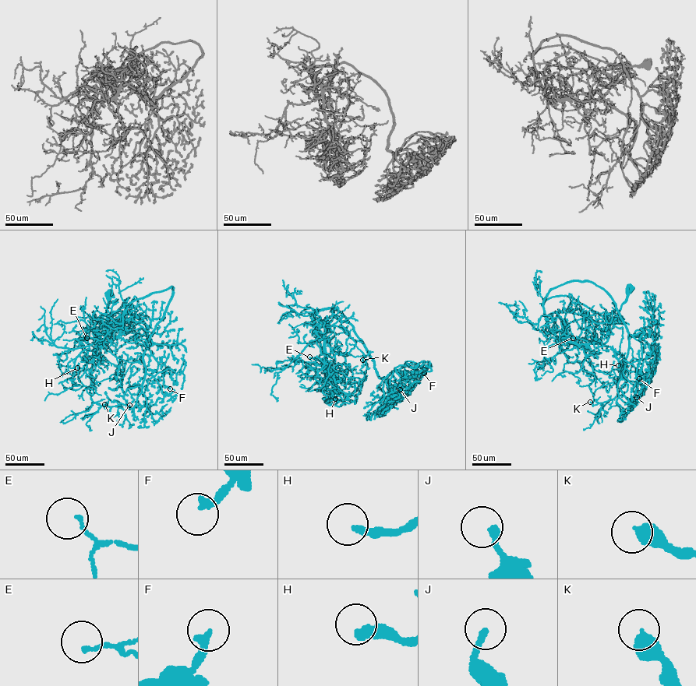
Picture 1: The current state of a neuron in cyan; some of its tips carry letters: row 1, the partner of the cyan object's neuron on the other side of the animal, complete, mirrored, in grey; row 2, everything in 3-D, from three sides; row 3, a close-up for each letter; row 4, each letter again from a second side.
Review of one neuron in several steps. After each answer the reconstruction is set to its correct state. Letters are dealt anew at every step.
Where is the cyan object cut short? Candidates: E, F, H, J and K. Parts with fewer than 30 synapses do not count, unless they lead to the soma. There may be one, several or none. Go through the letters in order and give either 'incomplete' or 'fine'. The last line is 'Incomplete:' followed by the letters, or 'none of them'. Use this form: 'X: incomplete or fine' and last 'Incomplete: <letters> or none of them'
E: fine
F: fine
H: fine
J: fine
K: fine
Incomplete: none of them

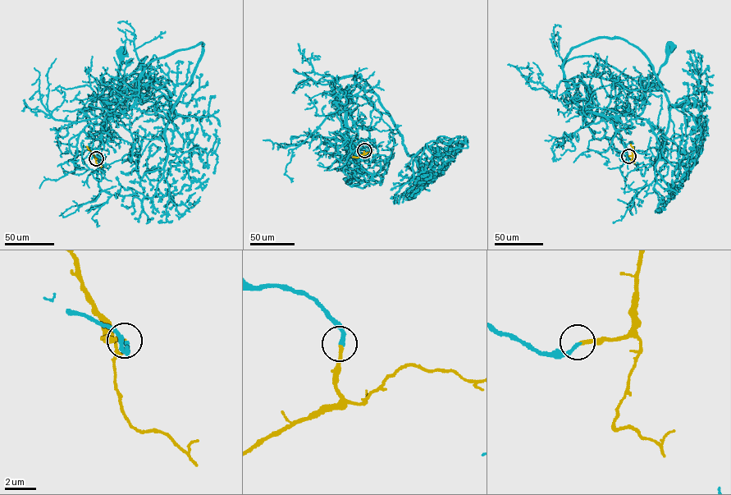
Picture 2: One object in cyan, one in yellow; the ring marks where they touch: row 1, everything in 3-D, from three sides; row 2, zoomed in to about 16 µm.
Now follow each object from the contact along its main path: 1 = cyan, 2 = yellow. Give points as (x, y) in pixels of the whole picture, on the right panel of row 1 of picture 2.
1: (628, 156), (612, 143), (619, 116), (641, 112), (643, 88), (671, 47)
2: (628, 156), (632, 155), (633, 148), (630, 144)

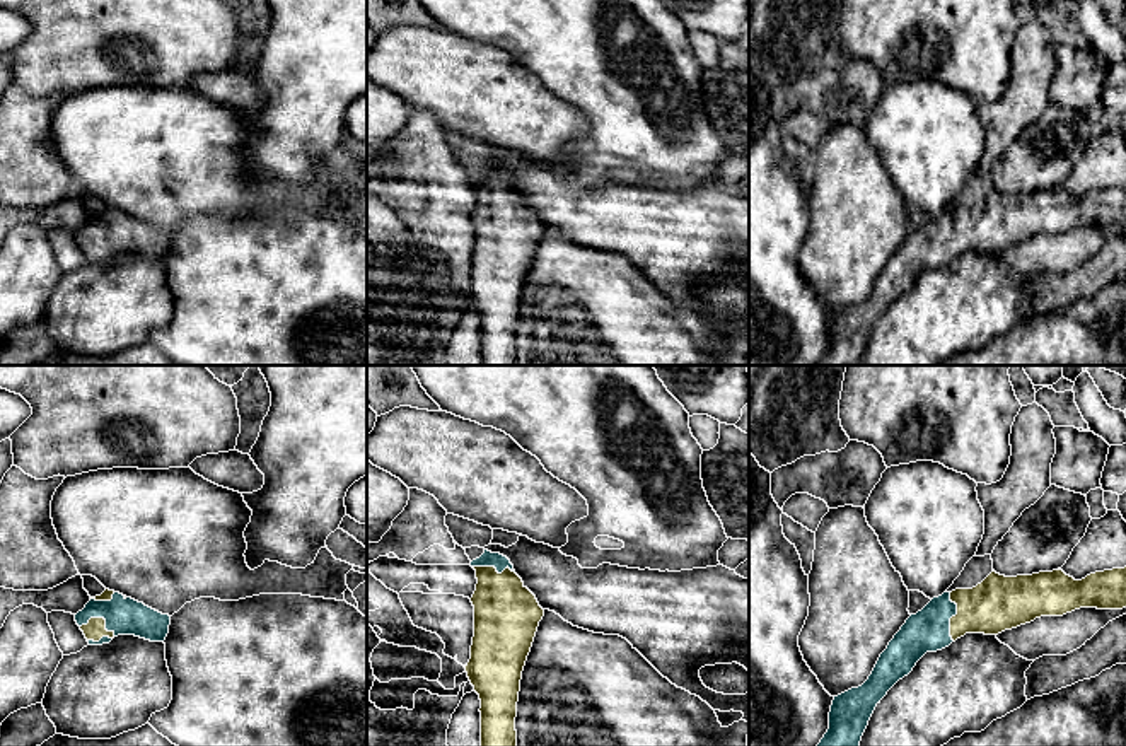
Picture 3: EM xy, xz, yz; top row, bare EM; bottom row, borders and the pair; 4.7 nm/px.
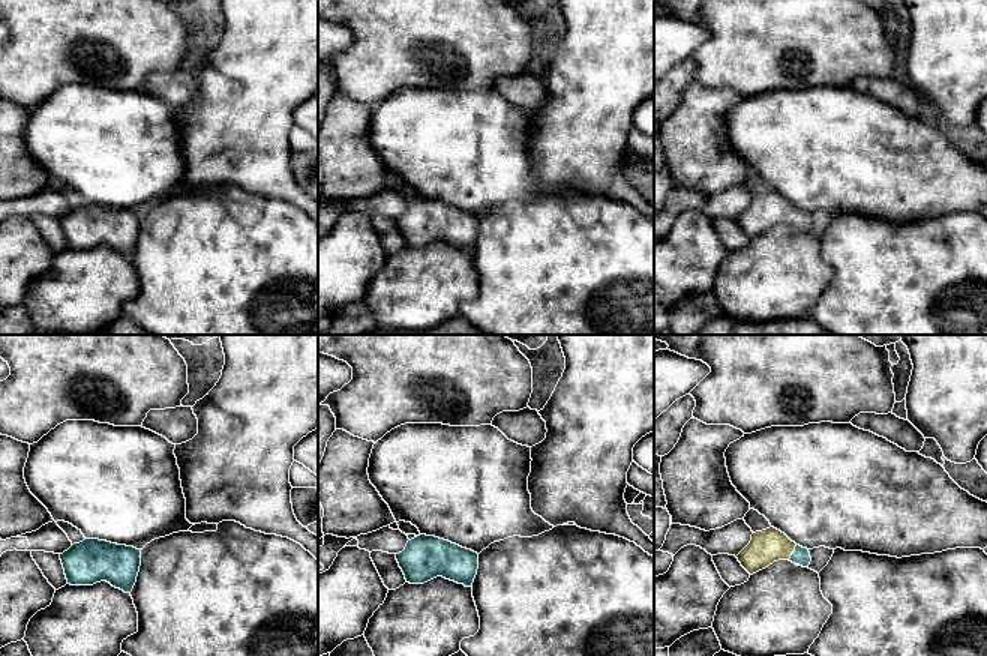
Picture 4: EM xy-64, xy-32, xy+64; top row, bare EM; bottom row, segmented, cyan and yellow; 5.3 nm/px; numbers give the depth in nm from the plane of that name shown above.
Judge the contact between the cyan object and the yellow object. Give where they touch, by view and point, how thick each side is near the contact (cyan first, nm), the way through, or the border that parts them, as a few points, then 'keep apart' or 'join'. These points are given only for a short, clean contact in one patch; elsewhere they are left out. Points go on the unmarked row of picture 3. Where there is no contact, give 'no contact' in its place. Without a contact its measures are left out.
xy (101, 234) | 180/100 nm | across xy (125, 234), (101, 234), (94, 248) | join

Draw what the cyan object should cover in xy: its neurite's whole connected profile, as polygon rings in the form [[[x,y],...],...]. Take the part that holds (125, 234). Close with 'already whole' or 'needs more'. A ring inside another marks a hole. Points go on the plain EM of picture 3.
[[[106,207],[90,215],[75,239],[89,263],[109,261],[118,253],[135,253],[150,259],[164,259],[169,251],[171,234],[143,220]]]; needs more

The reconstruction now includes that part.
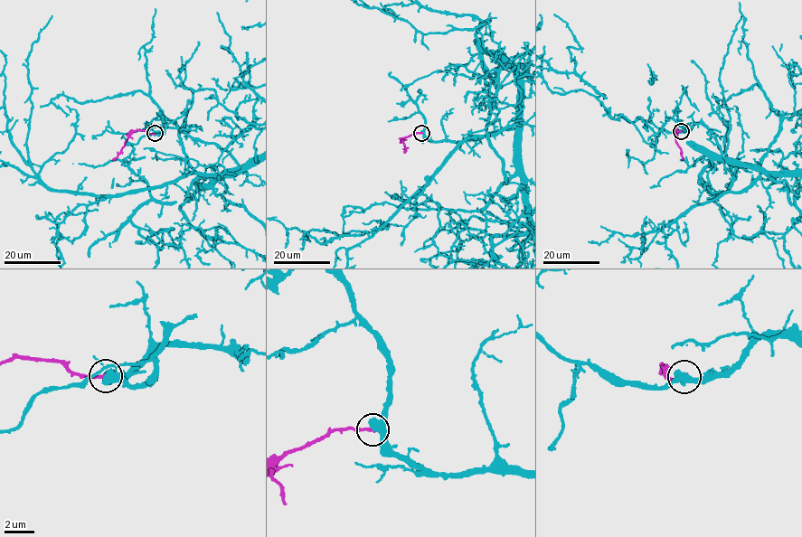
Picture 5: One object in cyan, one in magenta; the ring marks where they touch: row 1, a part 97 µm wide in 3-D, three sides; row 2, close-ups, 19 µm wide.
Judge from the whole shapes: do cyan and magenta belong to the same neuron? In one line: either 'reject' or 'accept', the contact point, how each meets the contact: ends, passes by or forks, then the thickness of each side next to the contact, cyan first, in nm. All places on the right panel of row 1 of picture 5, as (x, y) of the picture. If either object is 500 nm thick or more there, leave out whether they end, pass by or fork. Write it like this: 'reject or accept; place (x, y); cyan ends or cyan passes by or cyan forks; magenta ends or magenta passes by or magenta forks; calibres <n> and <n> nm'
accept; place (681, 131); calibres 550 and 280 nm

